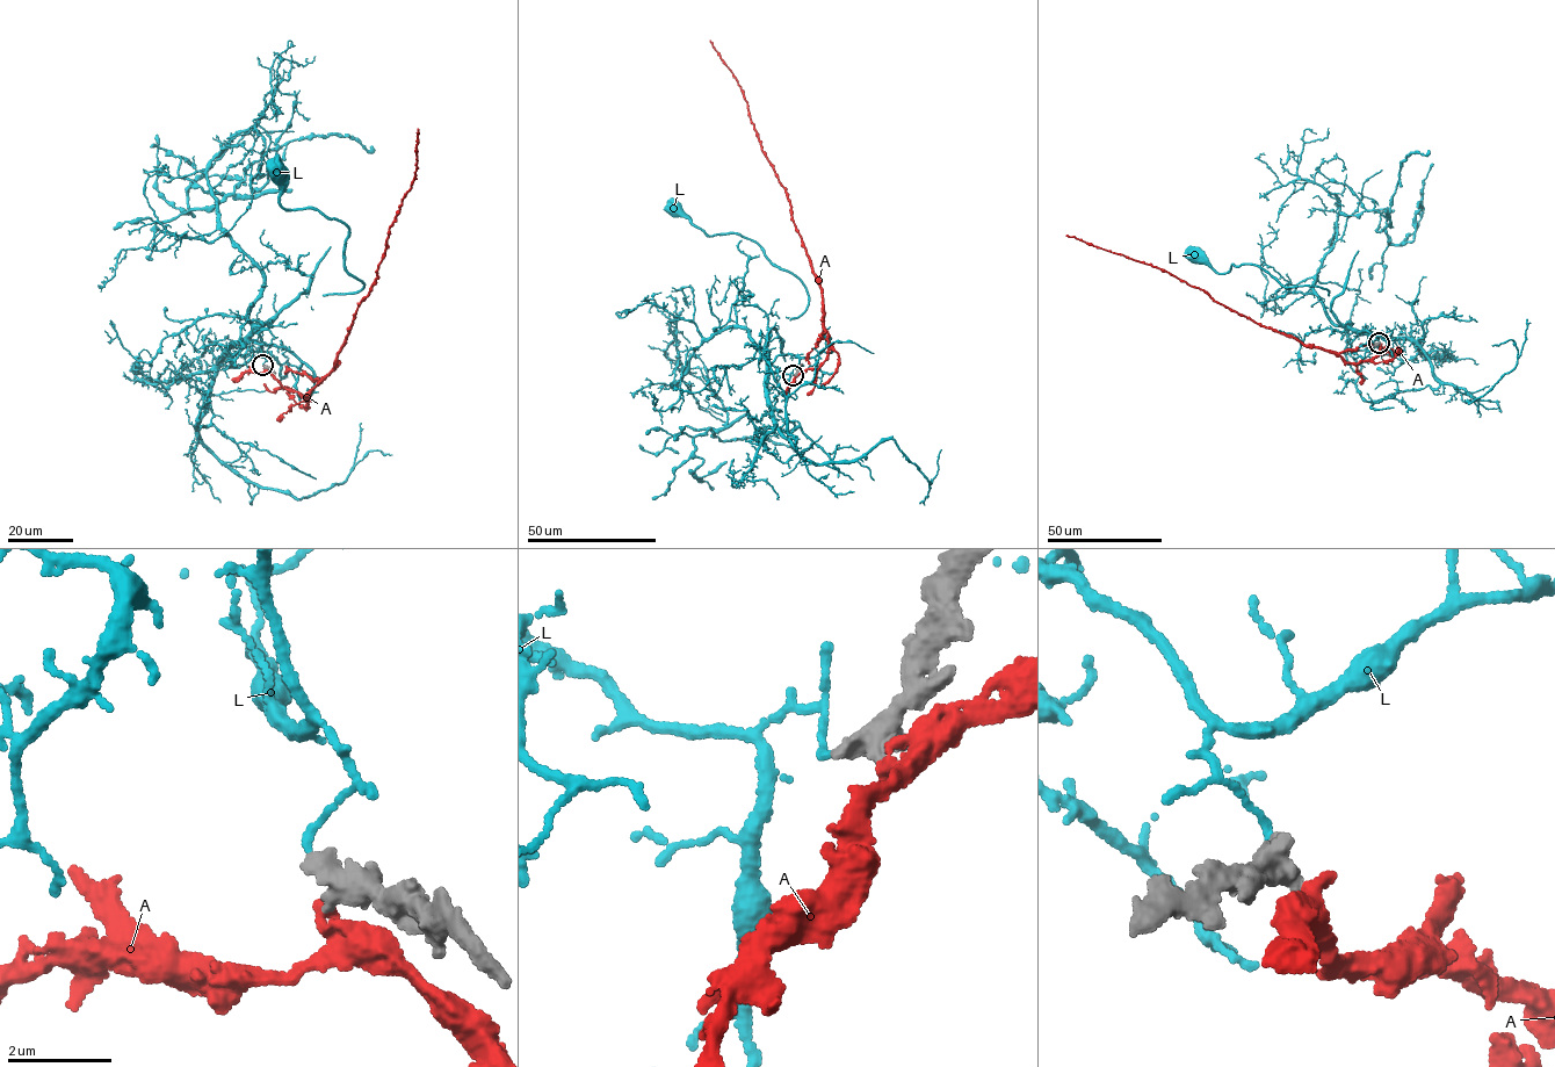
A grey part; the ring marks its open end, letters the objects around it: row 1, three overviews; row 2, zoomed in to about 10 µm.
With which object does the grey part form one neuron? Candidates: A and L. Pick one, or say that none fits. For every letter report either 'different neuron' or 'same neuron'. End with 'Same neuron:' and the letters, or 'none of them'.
A: different neuron
L: same neuron
Same neuron: L

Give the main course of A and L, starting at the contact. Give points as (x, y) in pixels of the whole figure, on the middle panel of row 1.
A: (795, 375), (817, 368), (826, 357), (819, 279), (794, 224), (786, 188), (762, 151), (743, 91), (709, 41)
L: (793, 375), (769, 362), (767, 338), (779, 317), (805, 310), (808, 292), (756, 243), (704, 233), (673, 210)

